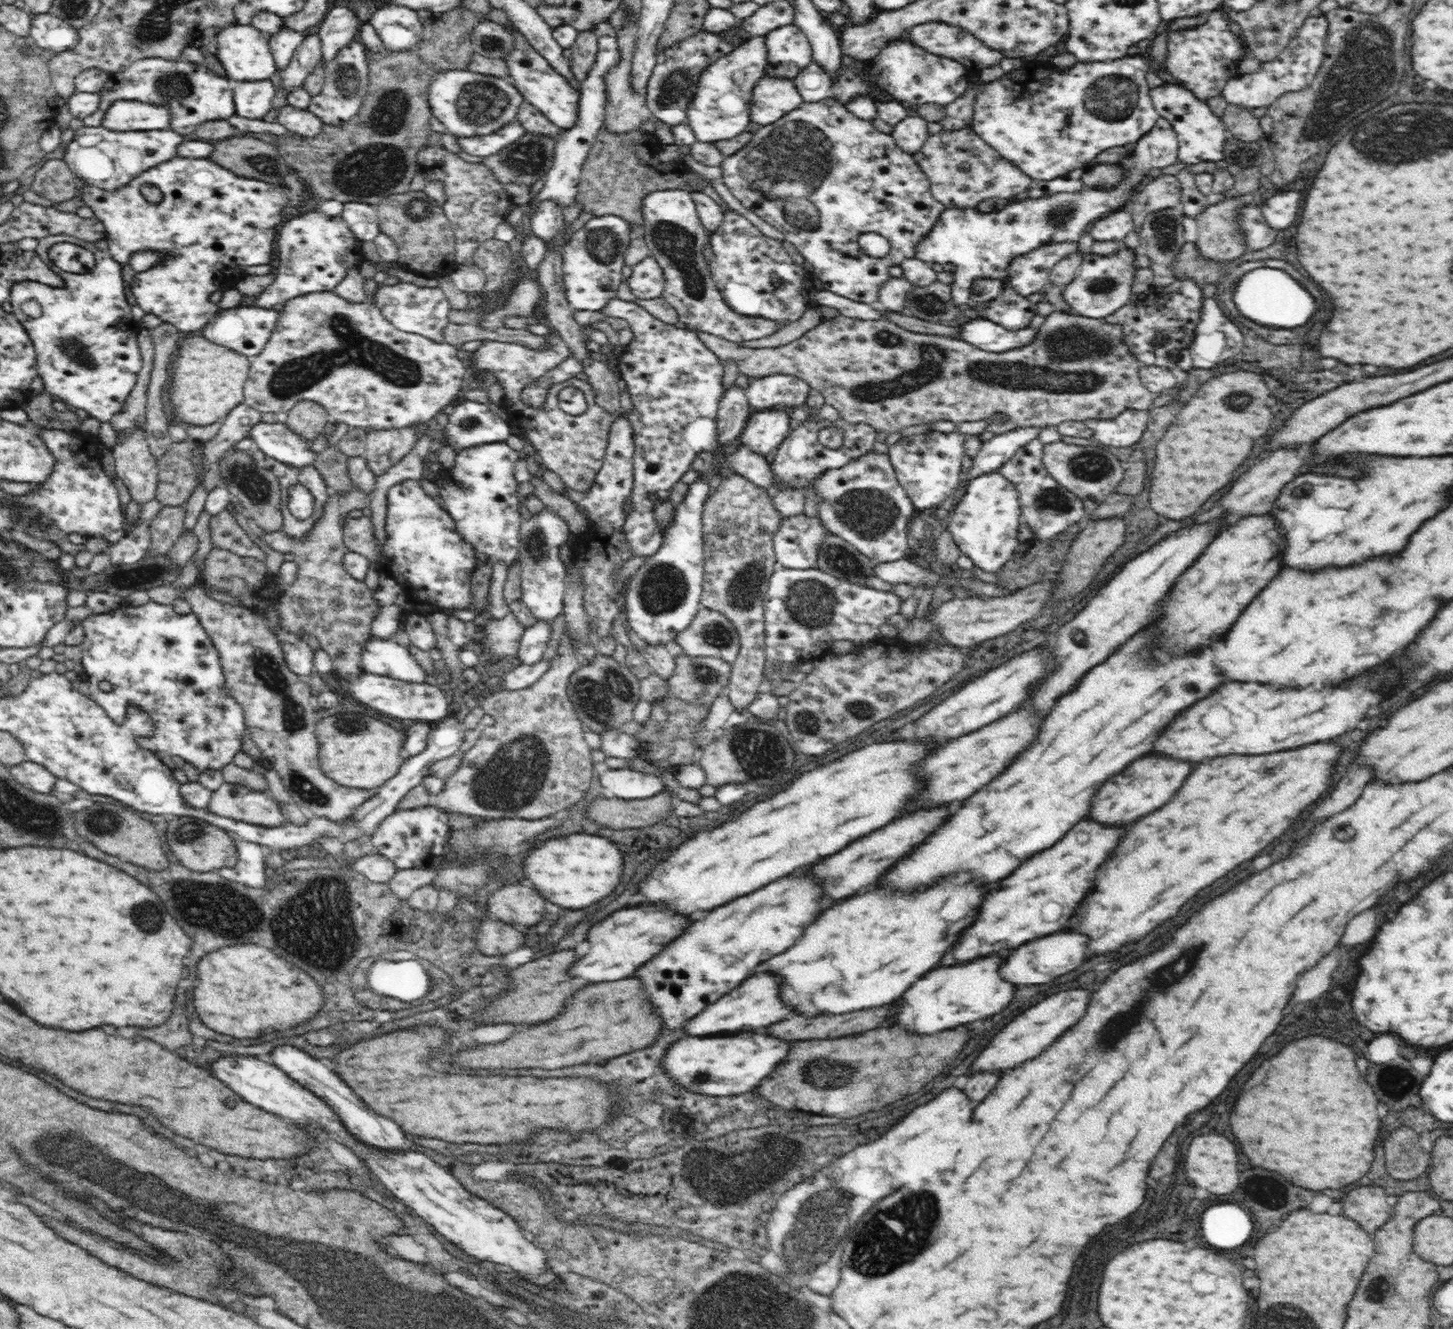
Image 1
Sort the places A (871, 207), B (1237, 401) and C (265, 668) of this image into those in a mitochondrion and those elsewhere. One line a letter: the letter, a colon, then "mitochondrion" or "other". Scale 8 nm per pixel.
A: other
B: mitochondrion
C: mitochondrion

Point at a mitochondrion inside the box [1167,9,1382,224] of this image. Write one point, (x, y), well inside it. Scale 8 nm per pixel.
(1244, 156)

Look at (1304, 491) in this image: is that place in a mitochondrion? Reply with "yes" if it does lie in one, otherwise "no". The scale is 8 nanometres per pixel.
yes

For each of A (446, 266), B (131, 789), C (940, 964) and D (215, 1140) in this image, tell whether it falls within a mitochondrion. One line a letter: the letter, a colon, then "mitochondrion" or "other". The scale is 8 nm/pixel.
A: other
B: other
C: other
D: other

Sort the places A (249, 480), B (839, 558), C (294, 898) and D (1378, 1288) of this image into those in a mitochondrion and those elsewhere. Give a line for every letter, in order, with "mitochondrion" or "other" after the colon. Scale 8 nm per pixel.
A: mitochondrion
B: mitochondrion
C: mitochondrion
D: mitochondrion

